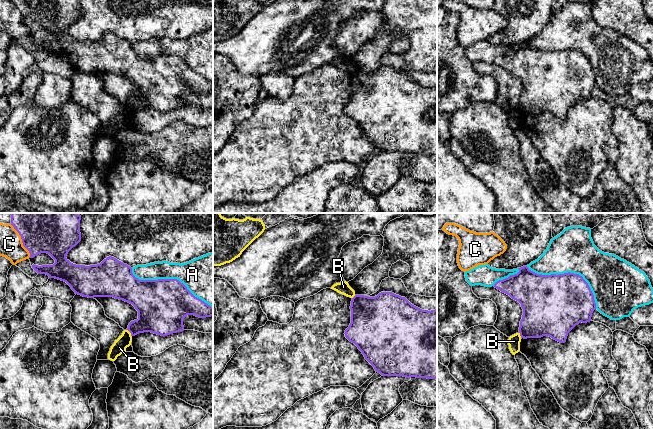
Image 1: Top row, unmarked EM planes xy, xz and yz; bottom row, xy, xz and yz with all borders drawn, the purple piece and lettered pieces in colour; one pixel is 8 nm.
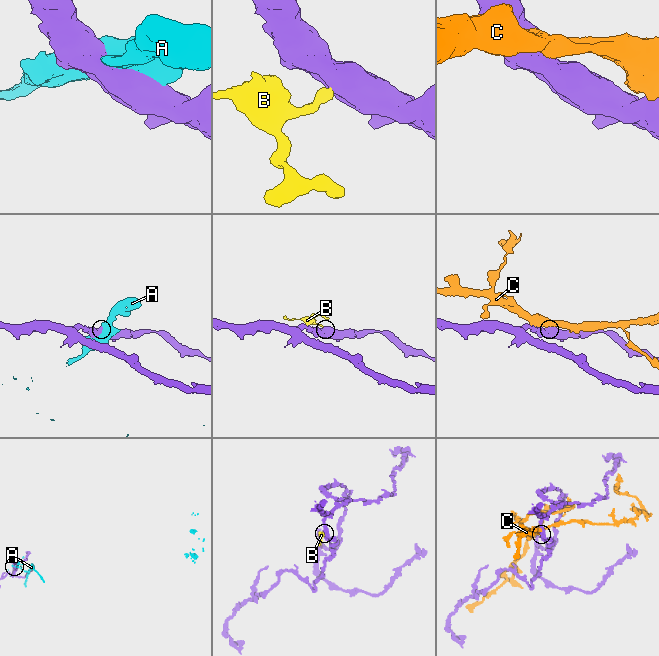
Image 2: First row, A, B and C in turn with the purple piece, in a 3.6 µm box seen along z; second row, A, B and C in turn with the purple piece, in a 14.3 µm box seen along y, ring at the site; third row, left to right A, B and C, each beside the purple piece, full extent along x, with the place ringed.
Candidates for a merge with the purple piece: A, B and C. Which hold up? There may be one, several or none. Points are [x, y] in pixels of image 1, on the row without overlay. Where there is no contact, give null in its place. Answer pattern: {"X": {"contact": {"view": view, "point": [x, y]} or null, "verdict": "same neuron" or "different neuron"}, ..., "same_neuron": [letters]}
{"A": {"contact": {"view": "yz", "point": [569, 48]}, "verdict": "different neuron"}, "B": {"contact": {"view": "xy", "point": [130, 108]}, "verdict": "different neuron"}, "C": {"contact": {"view": "xy", "point": [22, 17]}, "verdict": "different neuron"}, "same_neuron": []}

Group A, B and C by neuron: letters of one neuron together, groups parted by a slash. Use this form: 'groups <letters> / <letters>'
groups A / B / C

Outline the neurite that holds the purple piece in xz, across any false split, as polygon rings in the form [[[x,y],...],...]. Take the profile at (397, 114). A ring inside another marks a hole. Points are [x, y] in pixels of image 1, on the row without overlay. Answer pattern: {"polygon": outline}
{"polygon": [[[381,68],[375,73],[355,71],[350,85],[351,99],[345,113],[358,123],[376,148],[383,152],[437,154],[437,85],[422,86],[392,68]]]}

